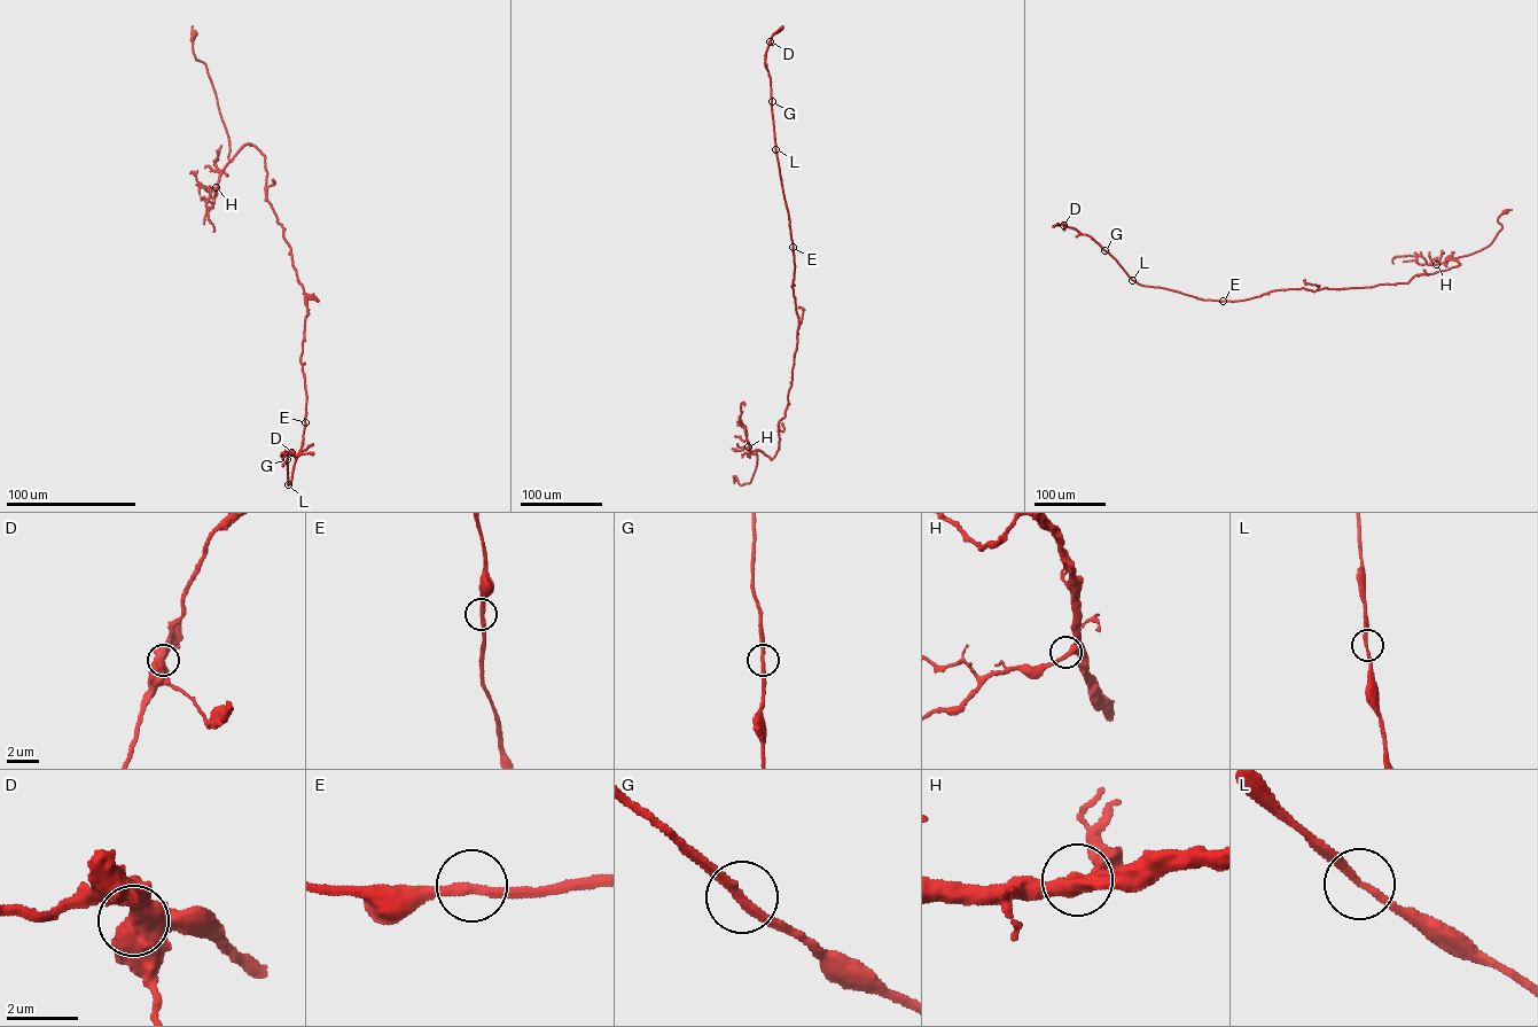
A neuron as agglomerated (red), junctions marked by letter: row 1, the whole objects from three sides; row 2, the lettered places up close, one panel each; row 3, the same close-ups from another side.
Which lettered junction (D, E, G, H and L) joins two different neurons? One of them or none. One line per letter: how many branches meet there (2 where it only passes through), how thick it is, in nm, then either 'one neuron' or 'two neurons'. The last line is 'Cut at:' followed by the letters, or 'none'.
D: branches 2; calibre 600 nm; one neuron
E: branches 2; calibre 240 nm; one neuron
G: branches 2; calibre 220 nm; one neuron
H: branches 2; calibre 340 nm; one neuron
L: branches 2; calibre 190 nm; one neuron
Cut at: none

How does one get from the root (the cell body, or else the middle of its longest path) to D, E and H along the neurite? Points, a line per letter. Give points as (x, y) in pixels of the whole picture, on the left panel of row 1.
D: (194, 33), (228, 160), (247, 144), (264, 156), (305, 295), (305, 426), (288, 484), (291, 452)
E: (194, 33), (228, 160), (247, 144), (264, 156), (266, 200), (303, 289), (304, 422)
H: (194, 33), (193, 52), (196, 60), (205, 64), (228, 137), (229, 162), (216, 187)

